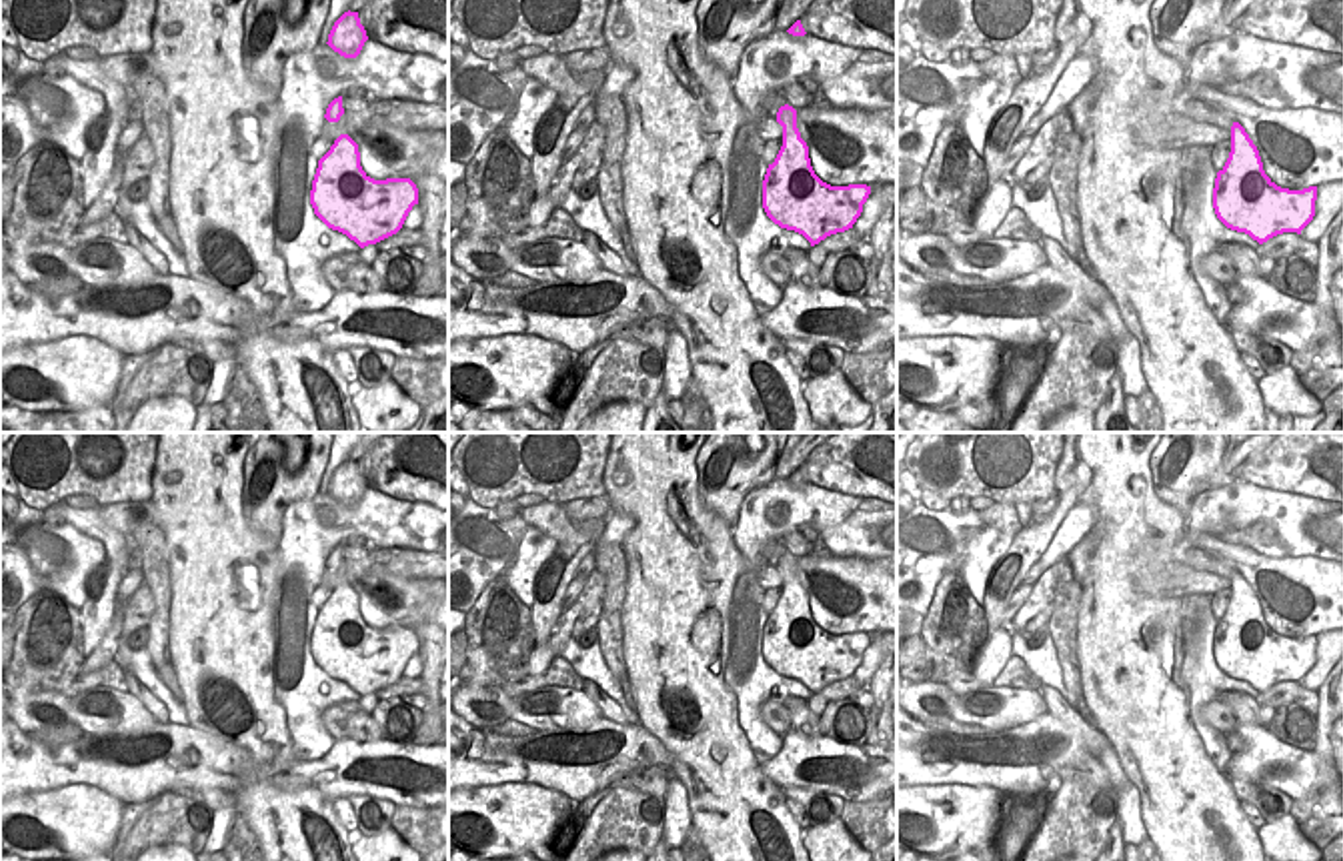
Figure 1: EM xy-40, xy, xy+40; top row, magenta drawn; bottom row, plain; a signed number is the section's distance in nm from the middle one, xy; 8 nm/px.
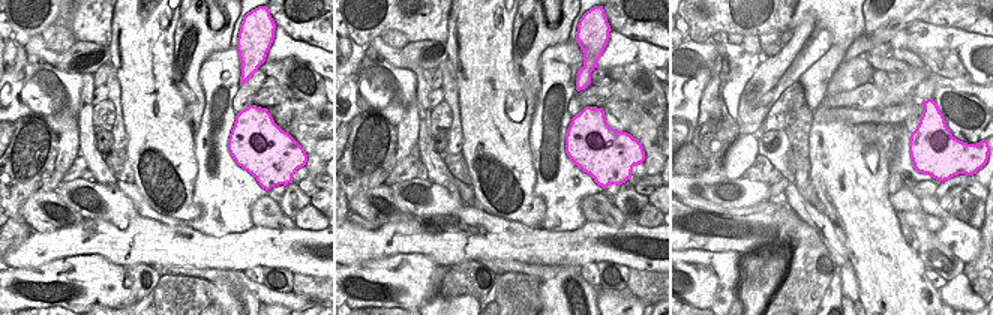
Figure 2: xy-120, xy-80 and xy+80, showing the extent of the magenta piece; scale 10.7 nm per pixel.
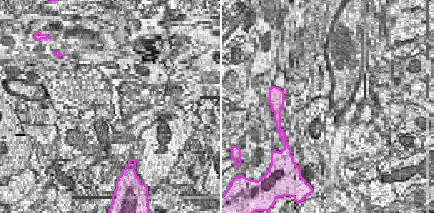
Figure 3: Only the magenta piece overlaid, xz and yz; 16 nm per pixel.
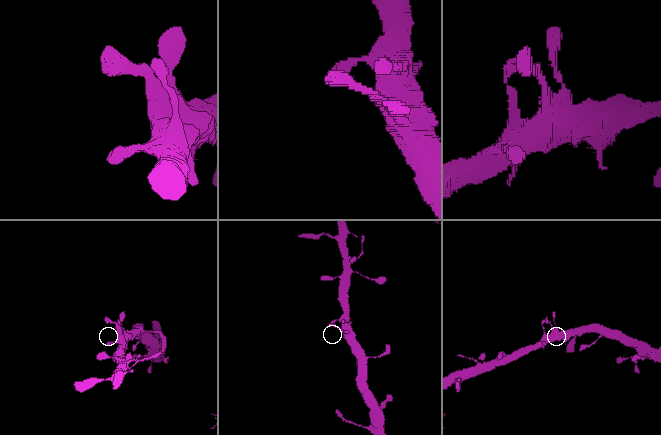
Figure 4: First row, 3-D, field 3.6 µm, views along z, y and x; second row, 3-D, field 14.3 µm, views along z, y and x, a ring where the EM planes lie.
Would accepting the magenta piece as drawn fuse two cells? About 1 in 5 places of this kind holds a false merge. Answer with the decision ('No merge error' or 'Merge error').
No merge error.

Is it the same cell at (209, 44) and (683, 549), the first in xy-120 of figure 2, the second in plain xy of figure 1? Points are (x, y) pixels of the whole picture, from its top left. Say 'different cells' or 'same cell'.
different cells

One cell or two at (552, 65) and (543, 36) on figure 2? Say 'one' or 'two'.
two

